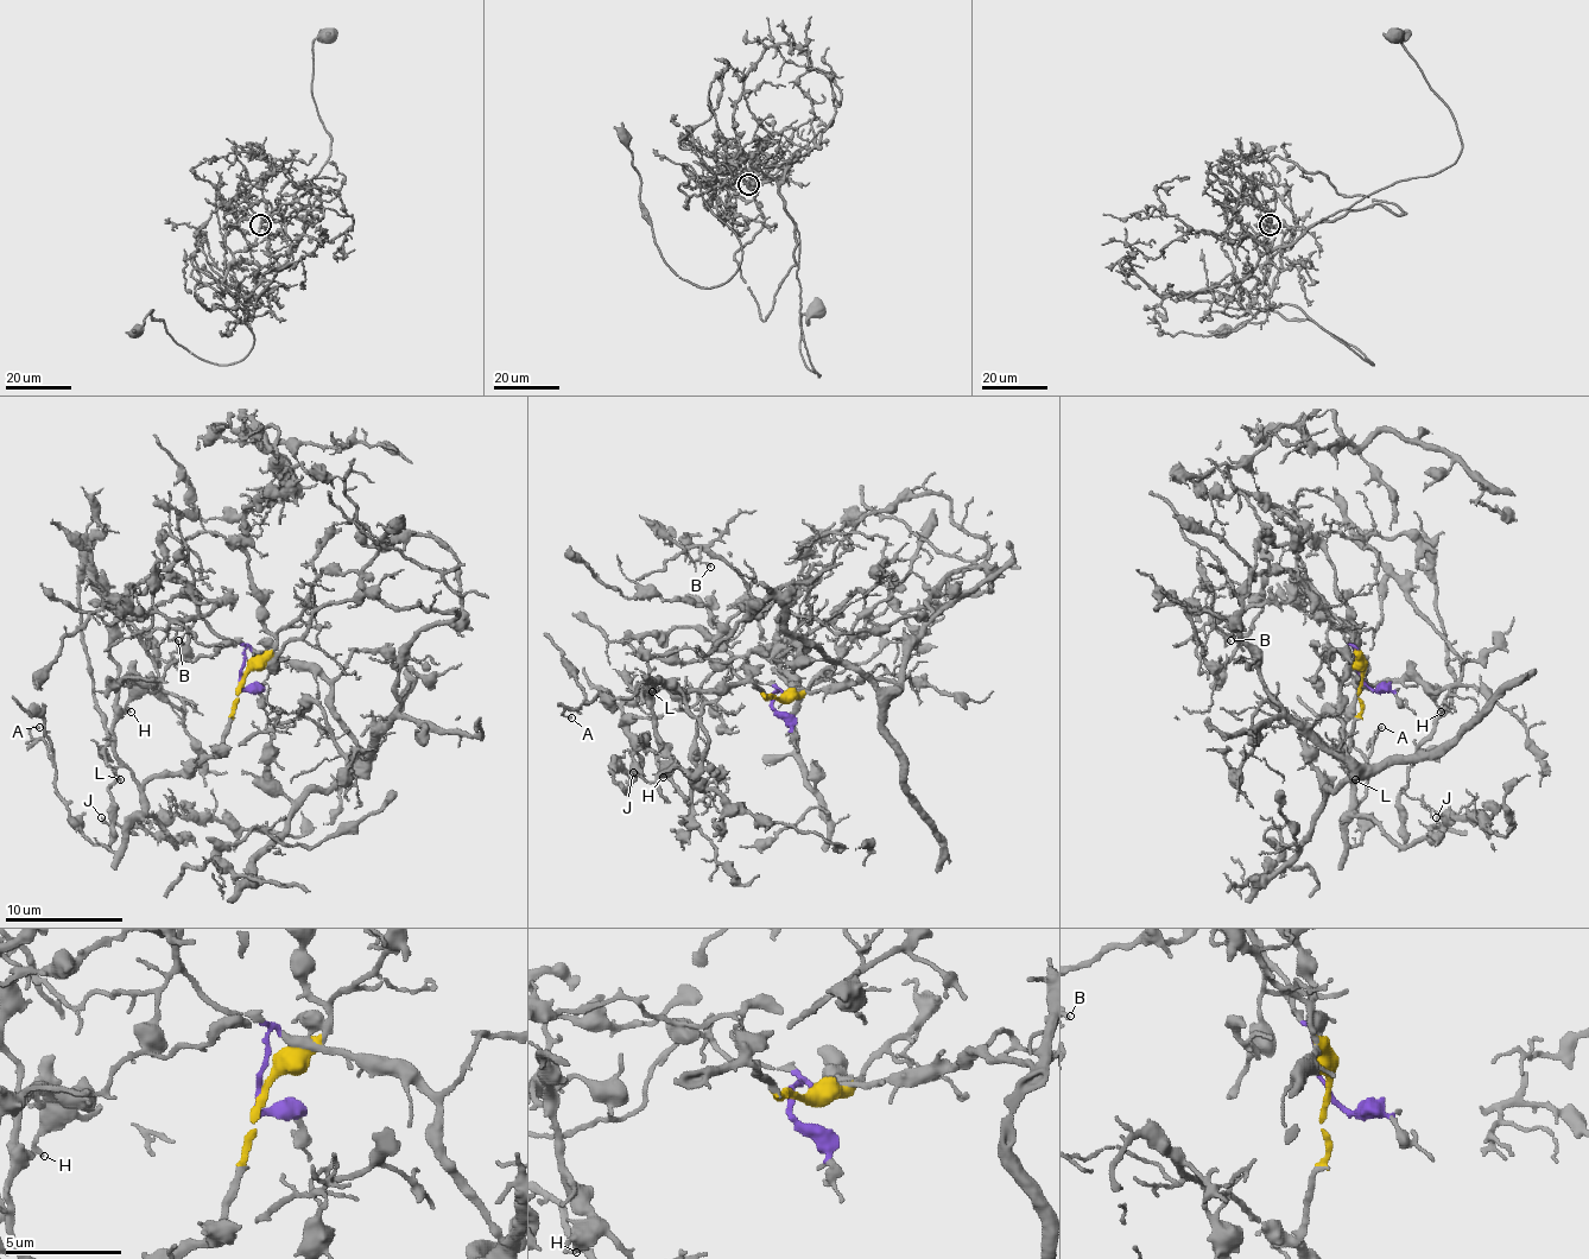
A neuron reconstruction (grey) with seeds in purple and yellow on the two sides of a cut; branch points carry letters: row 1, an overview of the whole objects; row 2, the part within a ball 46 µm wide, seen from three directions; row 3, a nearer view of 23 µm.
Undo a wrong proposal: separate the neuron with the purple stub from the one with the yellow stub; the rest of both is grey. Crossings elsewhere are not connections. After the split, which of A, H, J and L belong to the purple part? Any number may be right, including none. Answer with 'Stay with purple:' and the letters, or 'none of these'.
Stay with purple: none of these

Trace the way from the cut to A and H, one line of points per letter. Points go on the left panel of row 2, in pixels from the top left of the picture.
A: (241, 679), (223, 748), (156, 774), (116, 852), (69, 813), (55, 760), (31, 736), (39, 727)
H: (241, 679), (217, 754), (140, 784), (114, 748), (116, 689), (128, 679), (132, 713)

